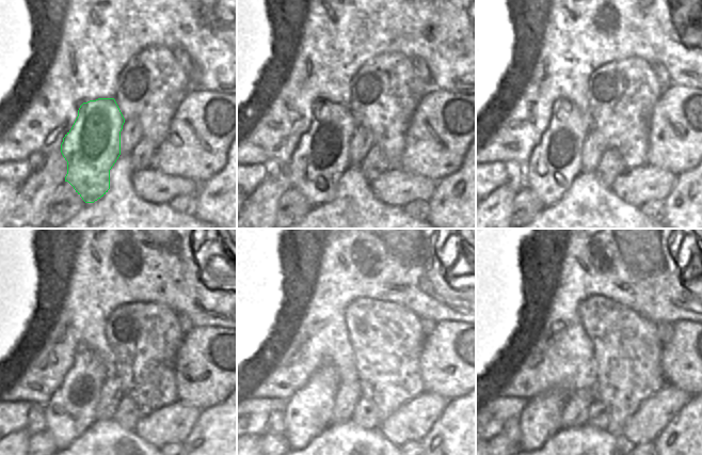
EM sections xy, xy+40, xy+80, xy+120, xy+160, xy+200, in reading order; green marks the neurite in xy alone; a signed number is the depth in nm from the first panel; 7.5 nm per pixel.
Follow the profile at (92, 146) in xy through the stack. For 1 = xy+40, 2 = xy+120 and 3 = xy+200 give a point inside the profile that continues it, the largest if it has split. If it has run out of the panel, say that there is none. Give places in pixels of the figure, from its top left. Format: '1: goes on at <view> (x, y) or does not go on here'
1: goes on at xy+40 (321, 157)
2: goes on at xy+120 (73, 408)
3: goes on at xy+200 (542, 418)

